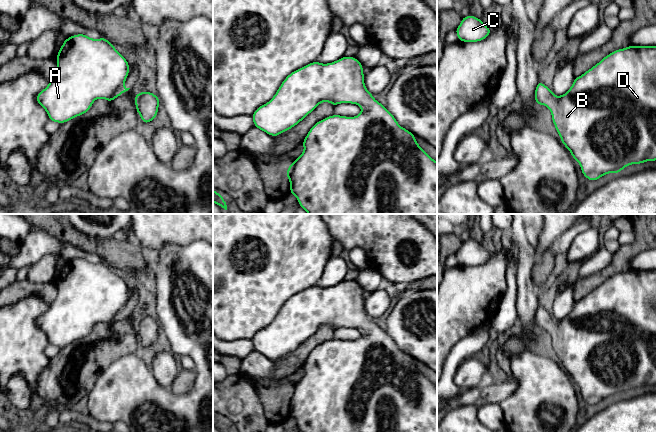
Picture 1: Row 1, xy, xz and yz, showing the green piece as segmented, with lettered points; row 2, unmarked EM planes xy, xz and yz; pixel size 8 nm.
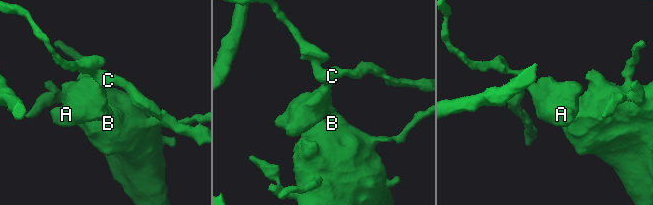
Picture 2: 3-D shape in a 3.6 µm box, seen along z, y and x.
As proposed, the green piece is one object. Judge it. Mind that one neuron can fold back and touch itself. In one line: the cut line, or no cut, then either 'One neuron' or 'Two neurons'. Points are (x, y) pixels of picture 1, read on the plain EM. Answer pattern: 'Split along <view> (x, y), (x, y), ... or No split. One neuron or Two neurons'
No split. One neuron

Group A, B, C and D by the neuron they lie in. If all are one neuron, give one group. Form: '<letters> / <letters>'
A B C D

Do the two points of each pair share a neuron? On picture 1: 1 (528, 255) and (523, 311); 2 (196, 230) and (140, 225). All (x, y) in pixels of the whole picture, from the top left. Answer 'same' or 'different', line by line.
1: same
2: same

